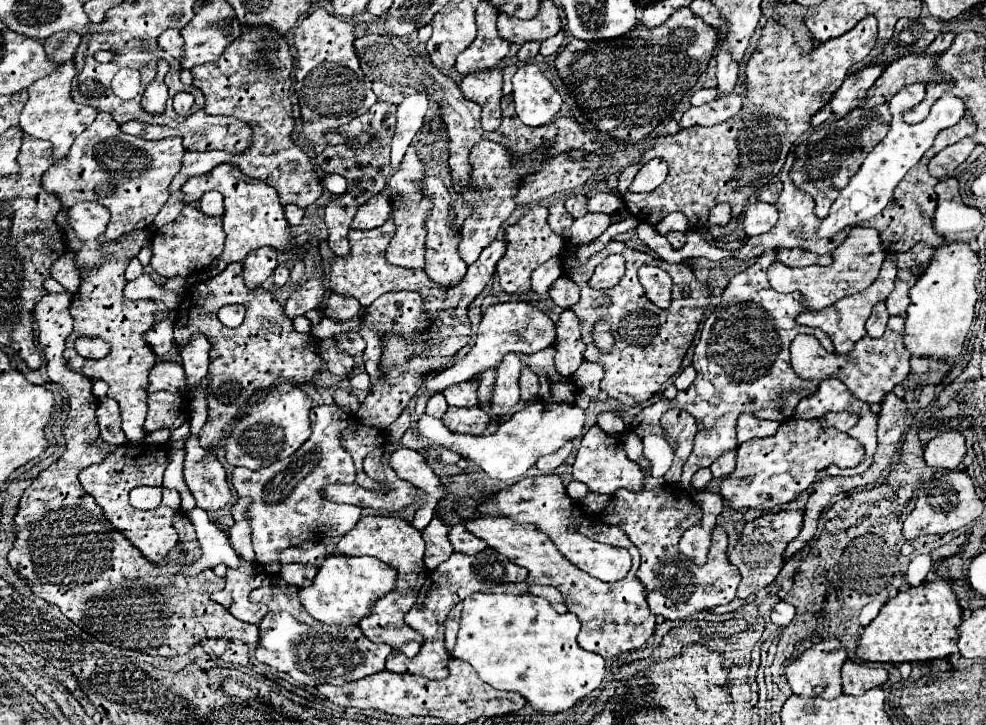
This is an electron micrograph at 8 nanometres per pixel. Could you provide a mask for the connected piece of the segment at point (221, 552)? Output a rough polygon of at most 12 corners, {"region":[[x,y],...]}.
{"region":[[201,508],[187,512],[203,556],[183,574],[227,564],[239,568],[225,532]]}

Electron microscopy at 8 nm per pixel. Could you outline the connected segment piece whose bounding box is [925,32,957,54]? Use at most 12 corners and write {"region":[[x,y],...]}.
{"region":[[941,32],[925,52],[935,54],[951,46],[957,32]]}

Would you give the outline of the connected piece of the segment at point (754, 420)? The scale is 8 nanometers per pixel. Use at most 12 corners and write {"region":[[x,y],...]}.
{"region":[[749,412],[737,420],[737,442],[773,436],[777,422]]}

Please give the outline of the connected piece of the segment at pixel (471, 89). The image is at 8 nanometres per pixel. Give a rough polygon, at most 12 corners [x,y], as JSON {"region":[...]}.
{"region":[[501,68],[471,72],[459,84],[481,104],[481,126],[501,124]]}

